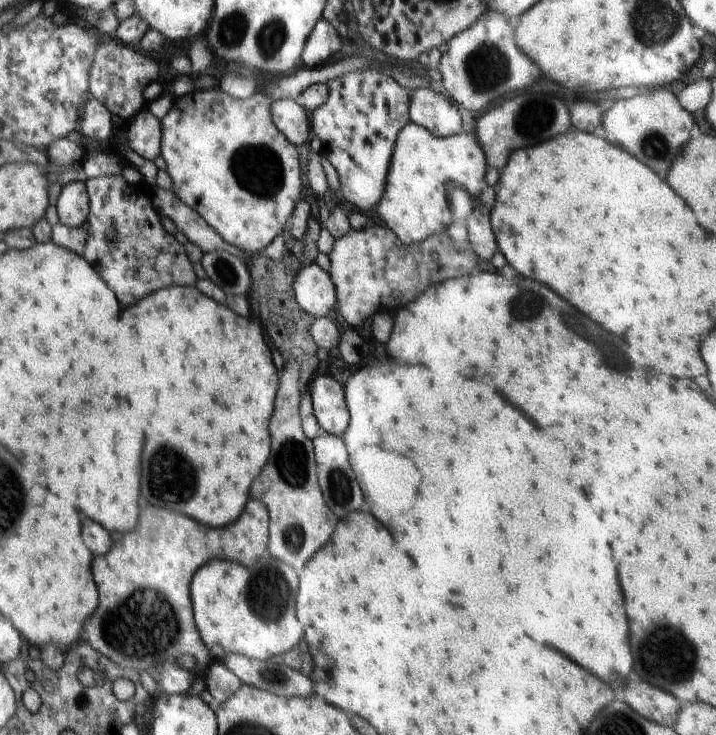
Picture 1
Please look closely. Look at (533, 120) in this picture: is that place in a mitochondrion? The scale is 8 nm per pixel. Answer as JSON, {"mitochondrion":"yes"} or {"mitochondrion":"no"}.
{"mitochondrion":"yes"}

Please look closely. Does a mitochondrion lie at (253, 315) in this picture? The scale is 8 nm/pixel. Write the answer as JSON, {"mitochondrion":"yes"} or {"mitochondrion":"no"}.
{"mitochondrion":"no"}

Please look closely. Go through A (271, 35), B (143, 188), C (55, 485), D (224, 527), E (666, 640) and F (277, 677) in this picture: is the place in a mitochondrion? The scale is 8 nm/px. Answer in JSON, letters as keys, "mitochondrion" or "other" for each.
{"A":"mitochondrion","B":"other","C":"other","D":"other","E":"mitochondrion","F":"mitochondrion"}

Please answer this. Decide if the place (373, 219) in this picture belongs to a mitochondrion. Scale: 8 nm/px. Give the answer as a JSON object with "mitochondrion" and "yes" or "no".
{"mitochondrion":"no"}

